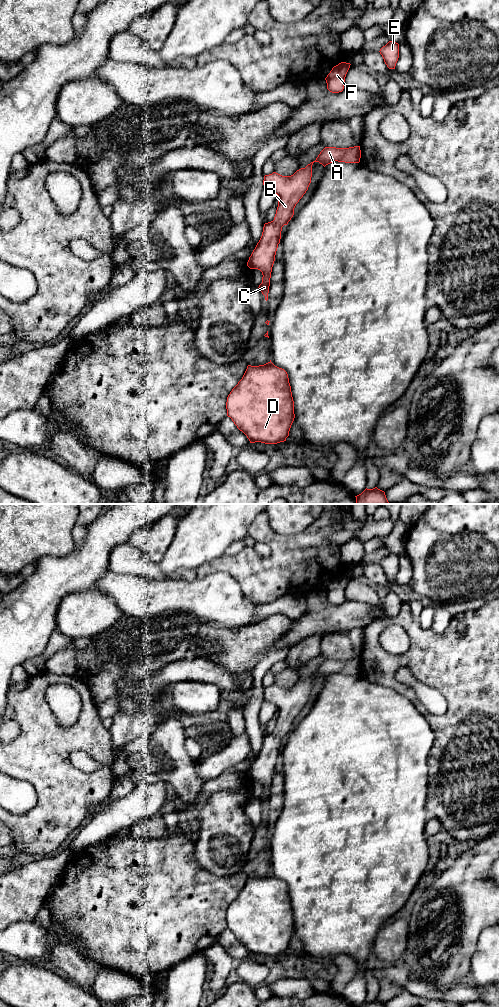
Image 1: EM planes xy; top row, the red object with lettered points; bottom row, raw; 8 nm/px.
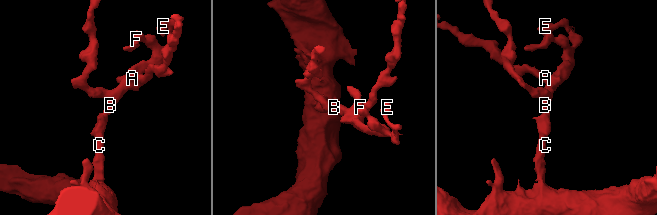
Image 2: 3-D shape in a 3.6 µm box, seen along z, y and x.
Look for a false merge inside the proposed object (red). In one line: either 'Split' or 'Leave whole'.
Leave whole

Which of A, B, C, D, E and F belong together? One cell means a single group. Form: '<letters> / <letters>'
A B C D E F

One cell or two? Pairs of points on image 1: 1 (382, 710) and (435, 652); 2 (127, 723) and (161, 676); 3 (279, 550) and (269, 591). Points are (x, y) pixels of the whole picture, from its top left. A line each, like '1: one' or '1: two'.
1: two
2: one
3: one

